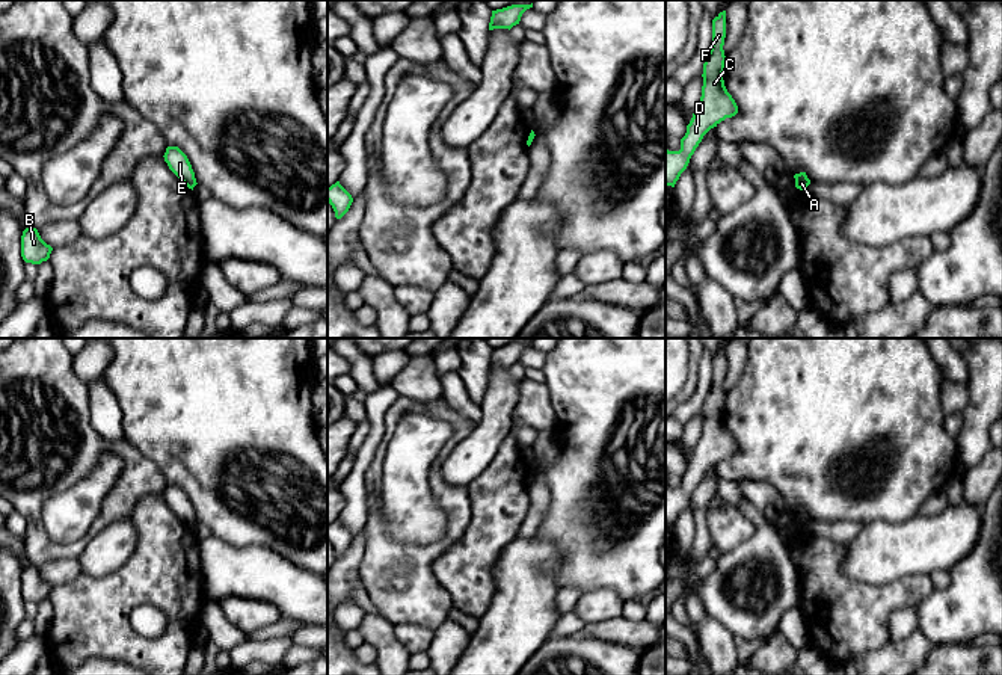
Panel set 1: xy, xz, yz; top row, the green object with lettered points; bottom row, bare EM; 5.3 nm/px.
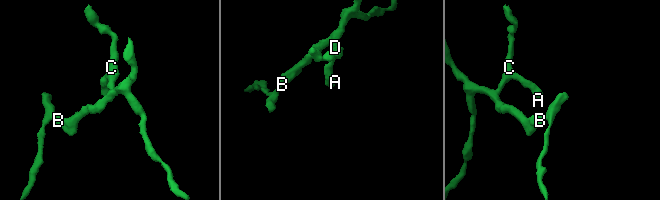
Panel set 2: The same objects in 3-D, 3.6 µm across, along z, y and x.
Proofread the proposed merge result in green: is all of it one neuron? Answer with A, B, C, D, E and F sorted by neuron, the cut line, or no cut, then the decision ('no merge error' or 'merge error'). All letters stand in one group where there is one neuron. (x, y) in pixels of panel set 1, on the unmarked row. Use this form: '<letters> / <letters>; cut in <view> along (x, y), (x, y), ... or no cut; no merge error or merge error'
A B C D E F; no cut; no merge error

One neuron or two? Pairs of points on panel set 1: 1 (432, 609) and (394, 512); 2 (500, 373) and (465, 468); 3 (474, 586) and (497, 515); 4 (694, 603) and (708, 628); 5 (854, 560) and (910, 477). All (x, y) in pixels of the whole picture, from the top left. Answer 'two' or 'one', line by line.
1: two
2: one
3: one
4: two
5: two

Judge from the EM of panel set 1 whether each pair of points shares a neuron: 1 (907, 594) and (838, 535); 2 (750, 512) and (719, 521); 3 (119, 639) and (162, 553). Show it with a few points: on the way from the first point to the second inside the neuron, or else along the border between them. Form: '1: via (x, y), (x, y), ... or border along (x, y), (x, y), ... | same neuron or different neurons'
1: border along (812, 535), (848, 544) | different neurons
2: border along (735, 506), (753, 524), (753, 533), (734, 547) | different neurons
3: via (119, 618), (119, 600), (145, 574) | same neuron

